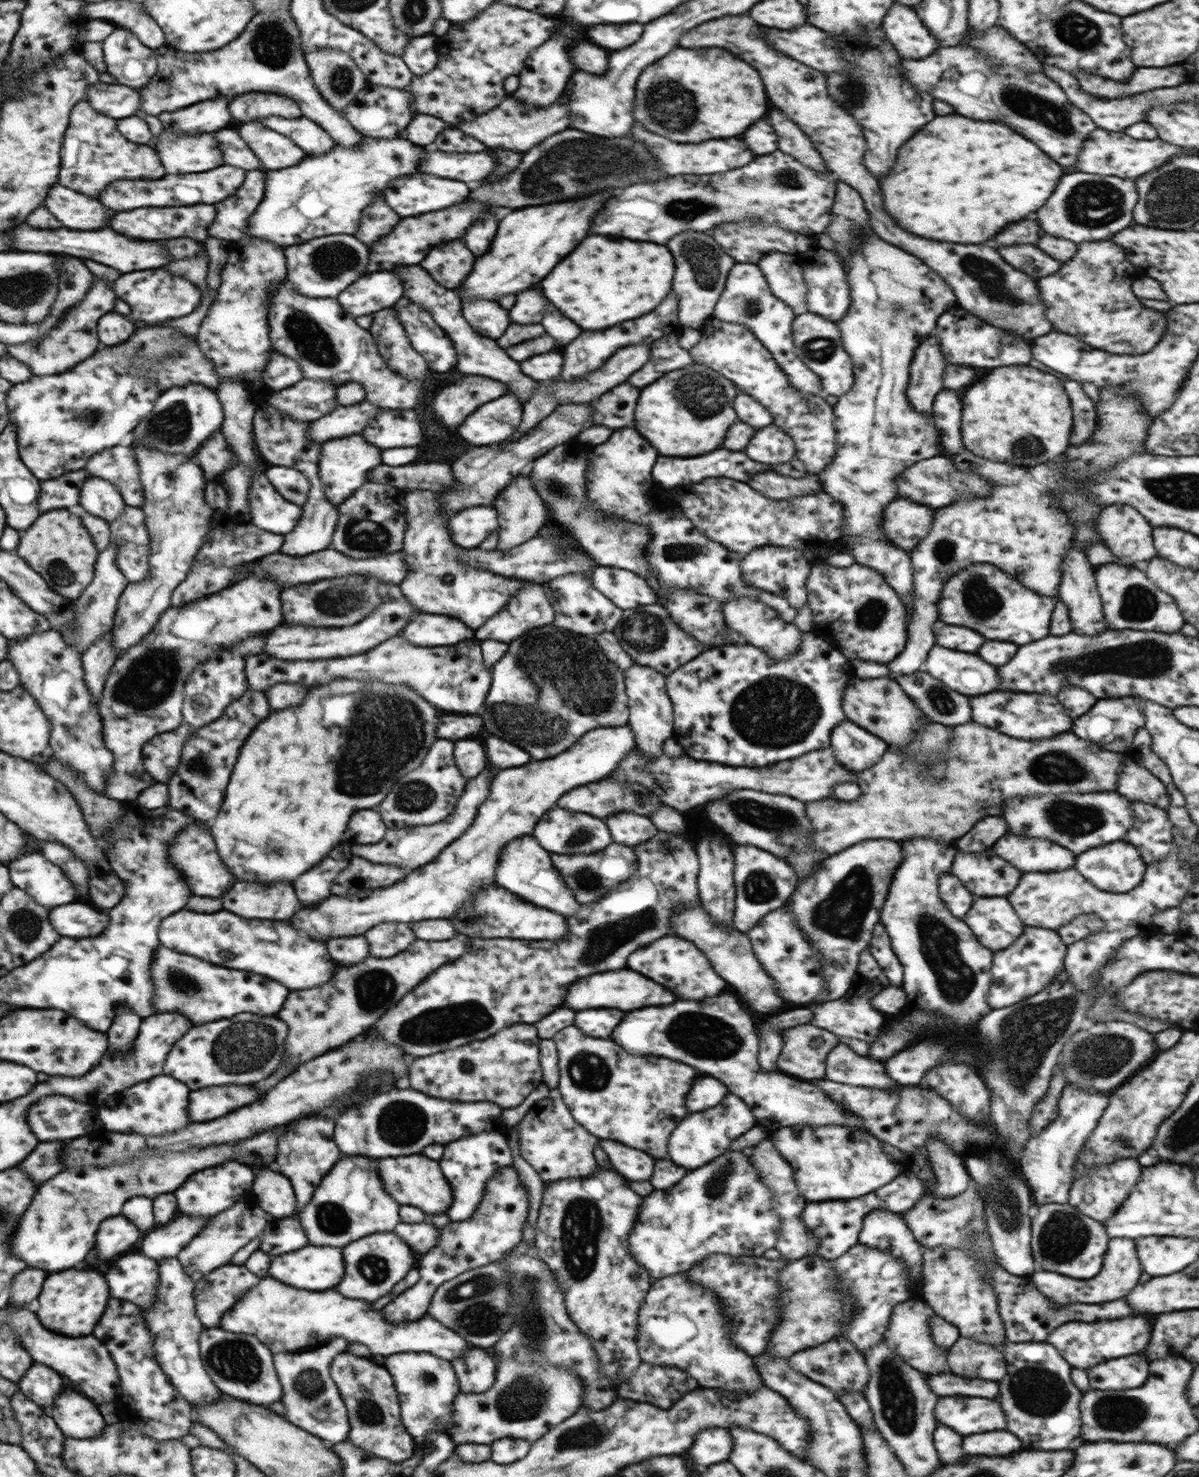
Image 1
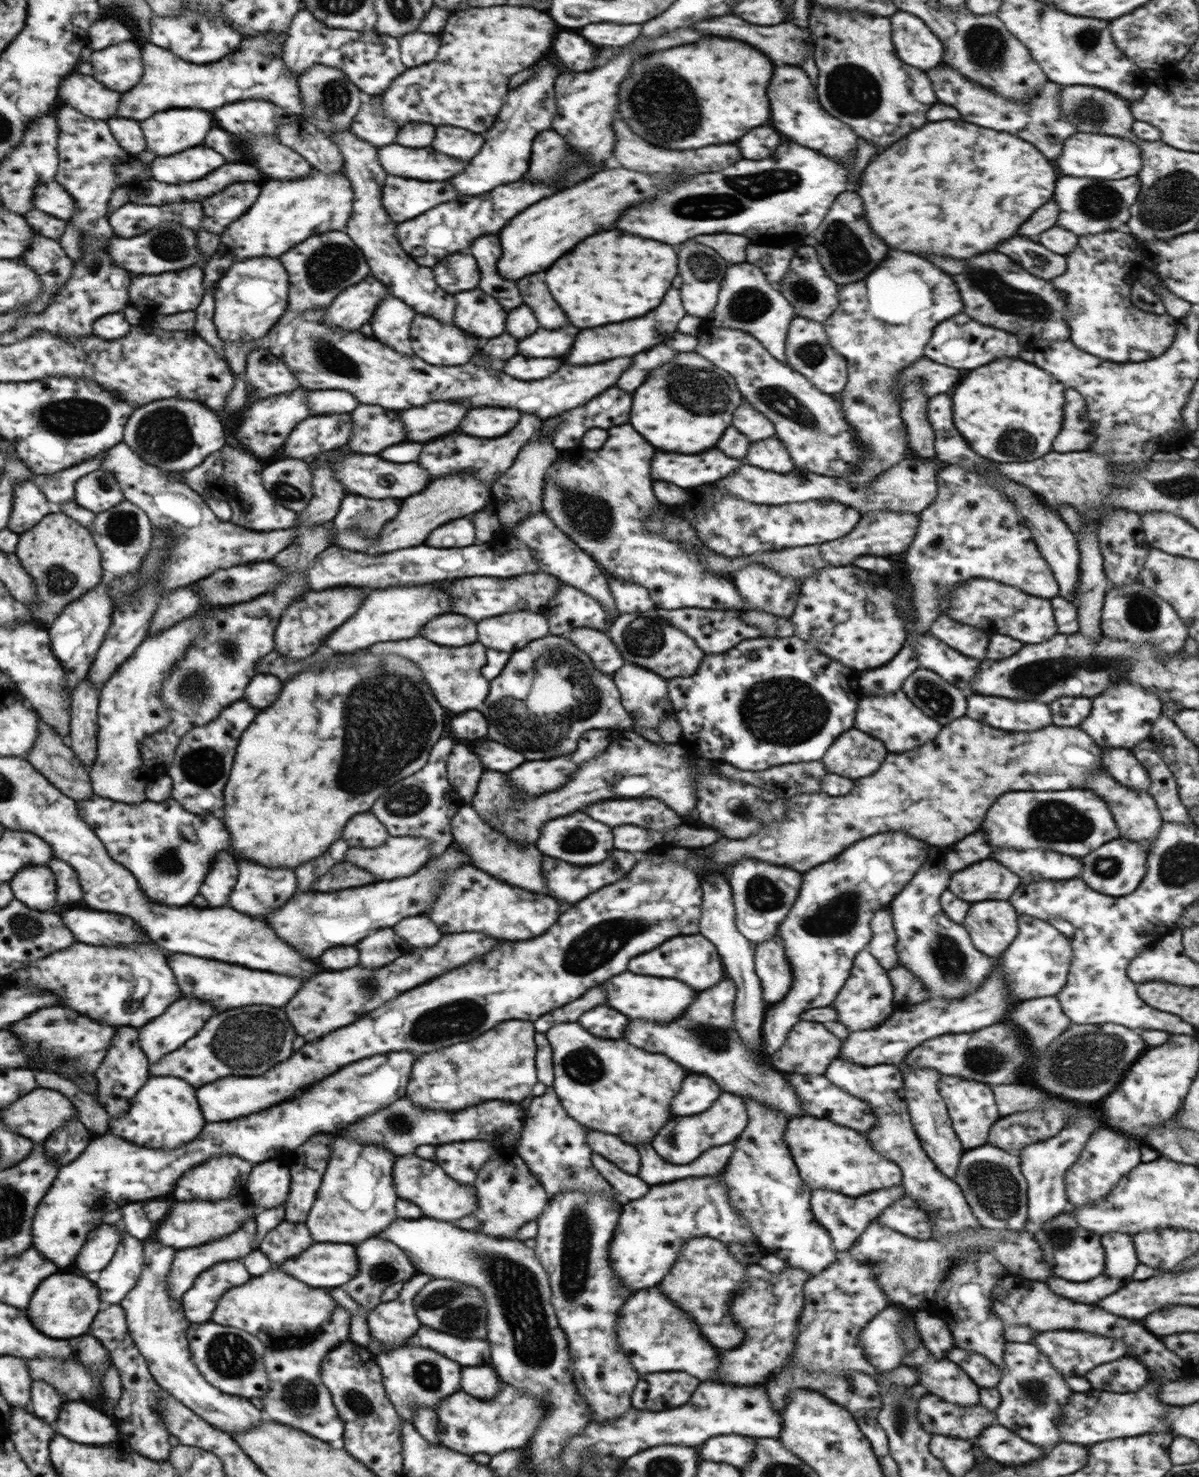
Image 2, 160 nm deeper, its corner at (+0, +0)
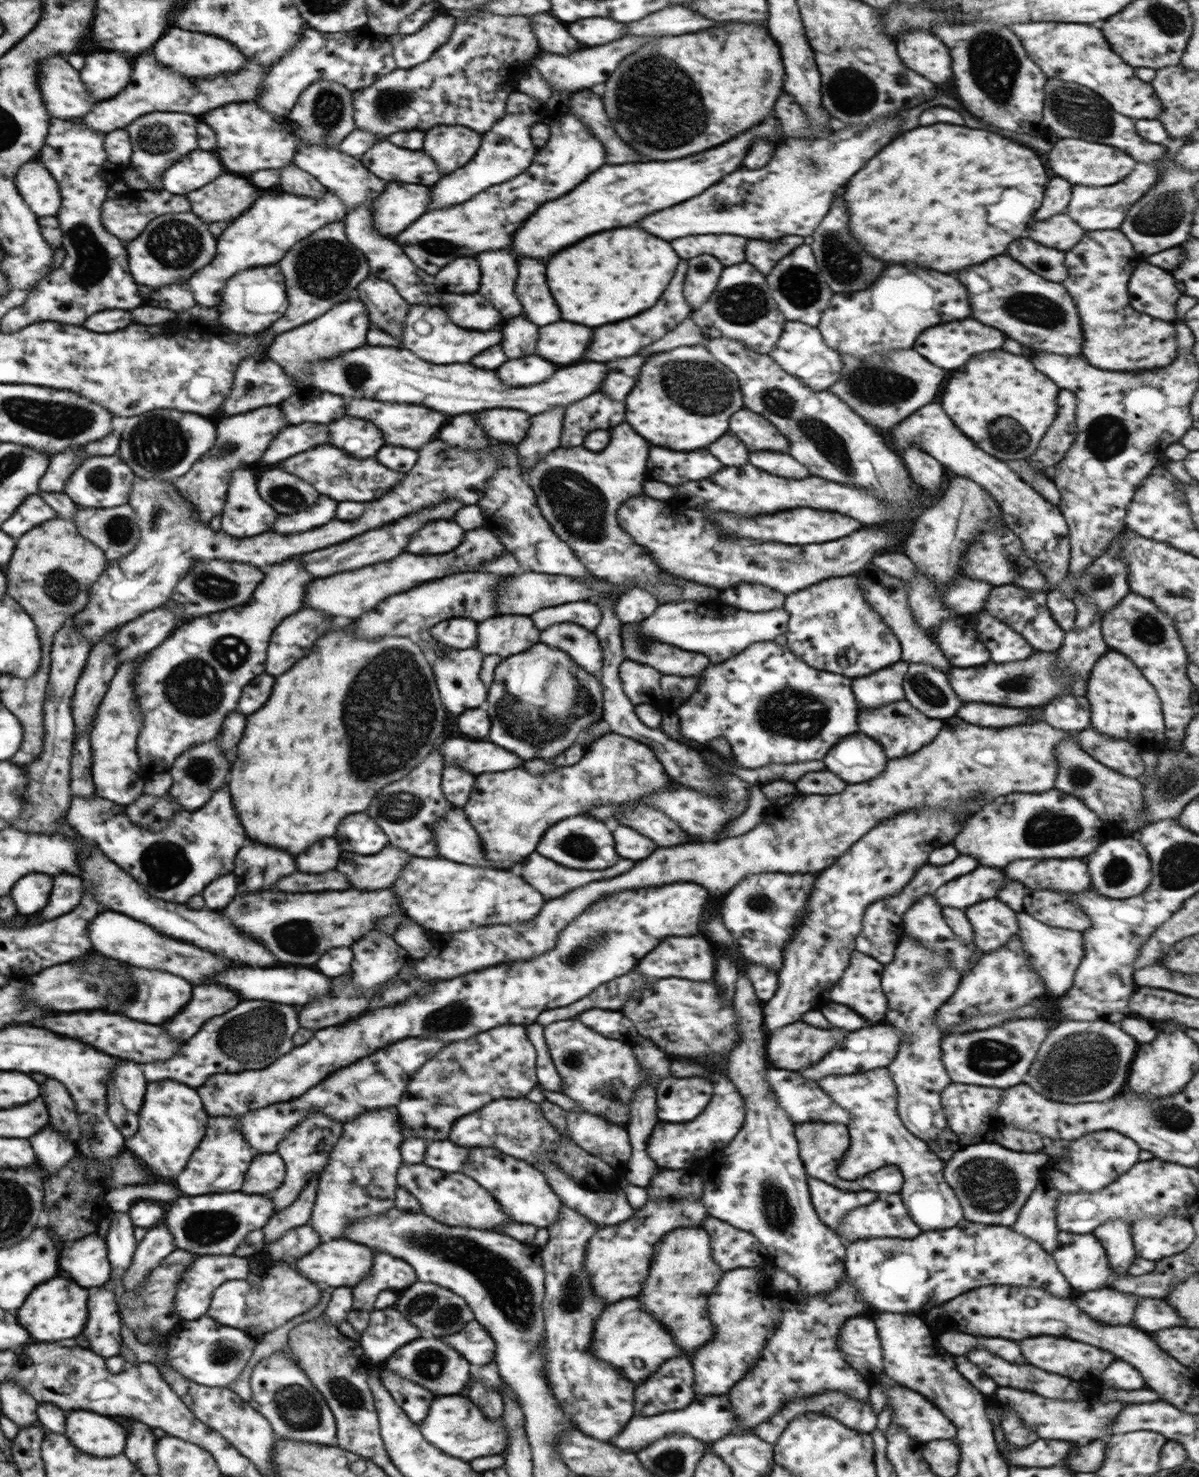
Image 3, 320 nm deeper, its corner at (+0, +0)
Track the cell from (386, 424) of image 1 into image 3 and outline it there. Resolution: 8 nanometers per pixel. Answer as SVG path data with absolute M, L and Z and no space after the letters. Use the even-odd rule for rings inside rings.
M344 416L327 424L329 443L356 458L372 458L385 444L376 426L358 416Z

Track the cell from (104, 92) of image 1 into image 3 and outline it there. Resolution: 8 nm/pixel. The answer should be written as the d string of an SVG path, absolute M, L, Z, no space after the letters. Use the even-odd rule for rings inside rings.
M52 56L52 60L42 62L38 77L51 118L80 119L98 104L86 83L80 82L78 70L74 70L60 56Z

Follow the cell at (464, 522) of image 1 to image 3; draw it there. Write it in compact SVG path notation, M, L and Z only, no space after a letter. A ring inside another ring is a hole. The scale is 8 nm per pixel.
M454 520L427 522L411 536L405 552L416 555L441 555L458 547L465 530Z

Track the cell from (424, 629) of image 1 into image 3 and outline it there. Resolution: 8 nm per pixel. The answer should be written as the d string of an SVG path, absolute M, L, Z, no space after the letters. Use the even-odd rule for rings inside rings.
M452 617L430 628L431 635L442 645L454 649L469 649L477 644L478 622L468 617Z

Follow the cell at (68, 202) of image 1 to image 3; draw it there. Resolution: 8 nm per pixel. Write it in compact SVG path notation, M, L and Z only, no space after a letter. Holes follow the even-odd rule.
M30 160L16 176L16 185L32 213L39 217L55 217L62 208L59 184L43 163Z

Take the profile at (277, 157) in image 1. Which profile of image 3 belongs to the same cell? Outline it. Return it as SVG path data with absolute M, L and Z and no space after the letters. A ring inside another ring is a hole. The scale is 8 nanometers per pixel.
M294 162L278 168L281 172L280 189L286 193L302 197L322 197L327 188L322 186L314 176L308 174L304 169L298 168Z

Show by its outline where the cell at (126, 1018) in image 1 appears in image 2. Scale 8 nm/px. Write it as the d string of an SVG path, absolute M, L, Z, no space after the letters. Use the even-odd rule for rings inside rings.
M120 1028L120 1036L116 1036L116 1044L112 1044L112 1052L108 1052L108 1060L104 1060L95 1077L98 1080L96 1099L104 1106L110 1119L124 1116L131 1108L130 1100L138 1094L138 1090L150 1079L150 1061L140 1050L138 1030Z

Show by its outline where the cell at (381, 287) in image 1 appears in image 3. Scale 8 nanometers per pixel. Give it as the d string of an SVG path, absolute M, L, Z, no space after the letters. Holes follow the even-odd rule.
M348 299L334 305L316 320L276 336L268 346L266 355L283 368L283 371L295 382L298 388L308 389L311 386L311 380L305 376L307 364L328 360L343 352L364 346L367 344L366 335L370 328L371 323L366 305L361 300Z

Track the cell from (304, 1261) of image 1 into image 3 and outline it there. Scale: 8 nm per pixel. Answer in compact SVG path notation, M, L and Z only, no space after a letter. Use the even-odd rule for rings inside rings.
M332 1240L332 1242L320 1243L316 1250L308 1253L308 1256L302 1256L297 1259L297 1268L300 1274L304 1273L308 1280L314 1282L324 1282L332 1288L338 1289L338 1286L350 1286L354 1288L364 1280L372 1268L372 1258L375 1252L372 1252L369 1246L350 1242L350 1240Z

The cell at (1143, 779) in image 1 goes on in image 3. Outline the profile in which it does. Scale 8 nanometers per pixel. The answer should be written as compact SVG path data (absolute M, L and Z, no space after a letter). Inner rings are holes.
M1090 726L1079 731L1079 734L1080 747L1104 766L1137 779L1143 775L1145 764L1140 754L1142 747L1099 734Z

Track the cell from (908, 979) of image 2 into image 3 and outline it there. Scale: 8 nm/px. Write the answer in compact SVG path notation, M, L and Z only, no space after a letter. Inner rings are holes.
M903 934L894 958L884 967L881 987L887 996L884 1020L903 1030L904 1040L896 1058L887 1069L897 1088L897 1113L904 1126L923 1140L940 1160L952 1160L962 1146L957 1134L948 1126L941 1101L942 1091L951 1078L942 1062L940 1043L944 1034L935 1025L937 1010L956 992L962 974L951 960L922 948L920 943Z

